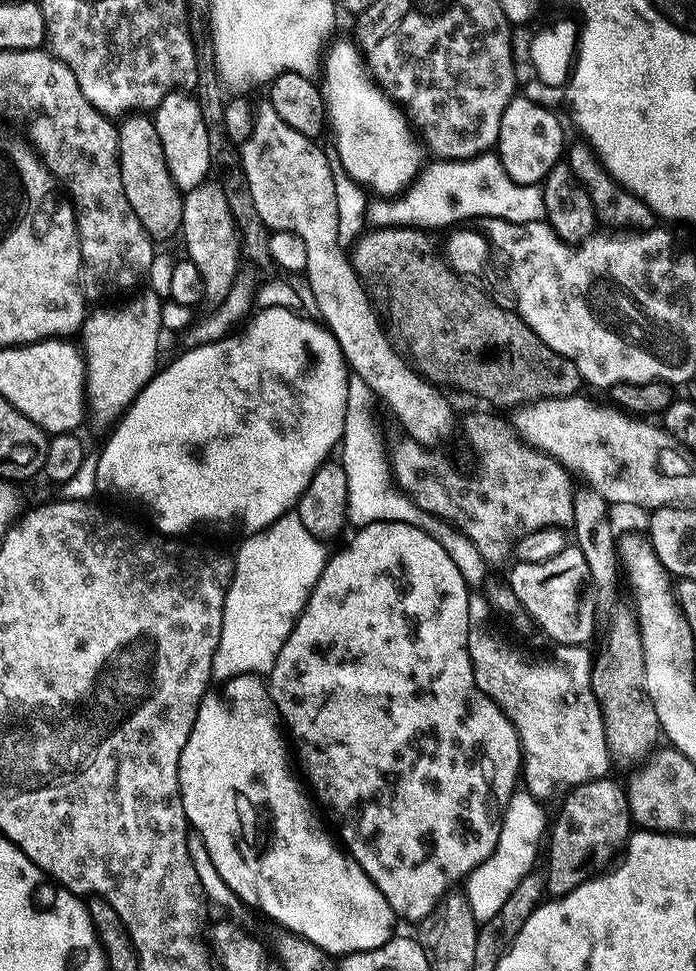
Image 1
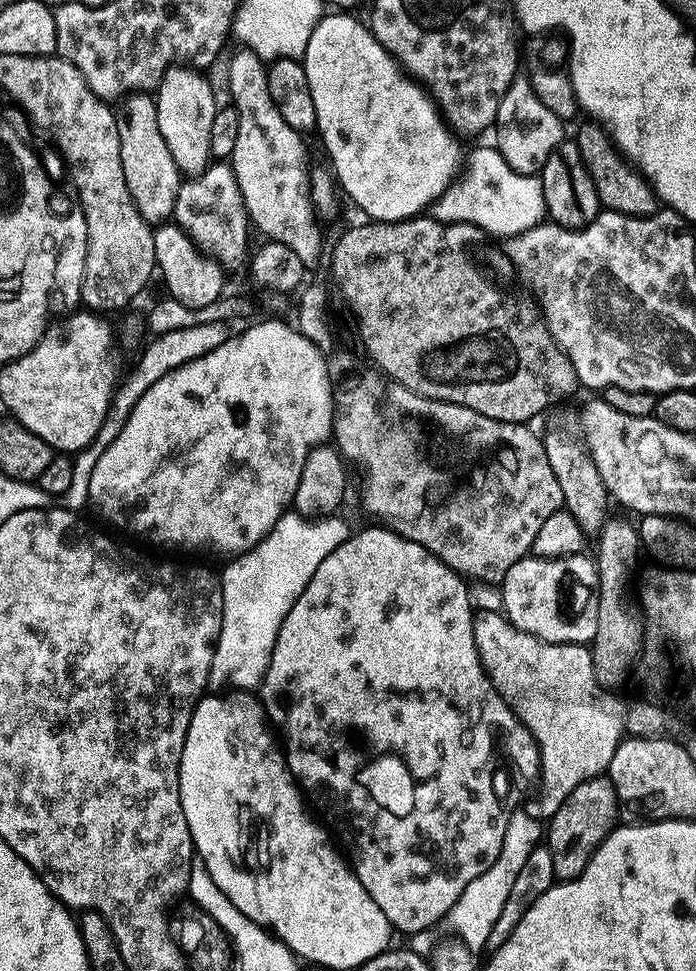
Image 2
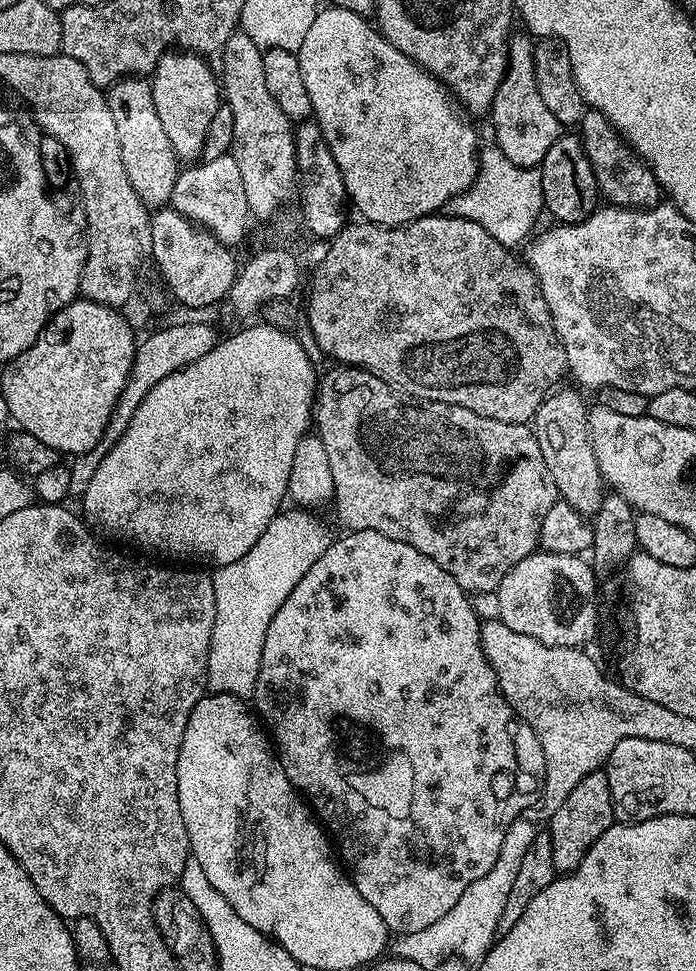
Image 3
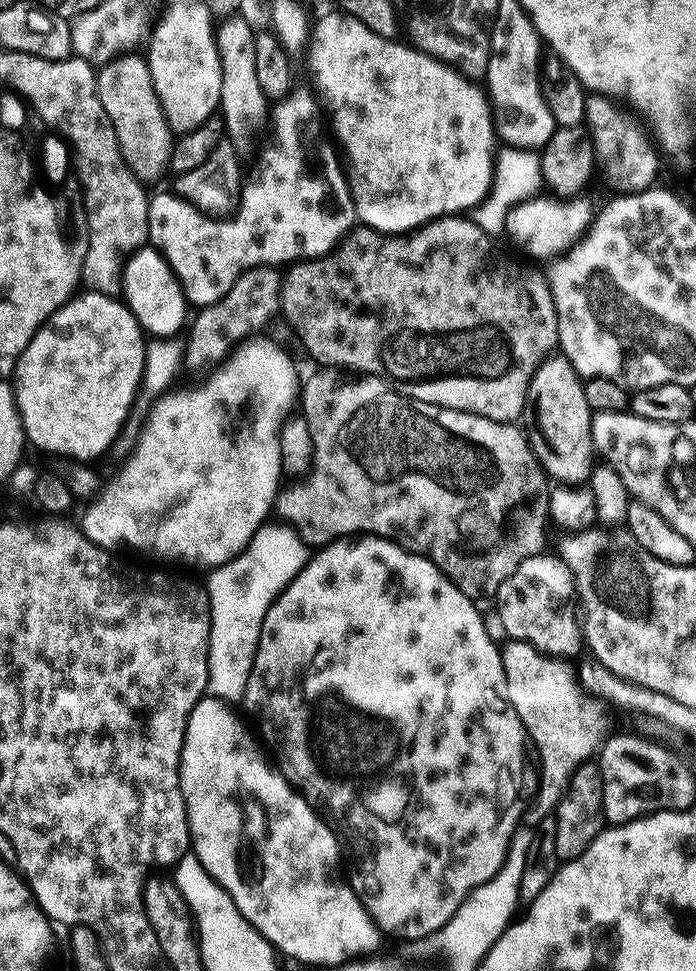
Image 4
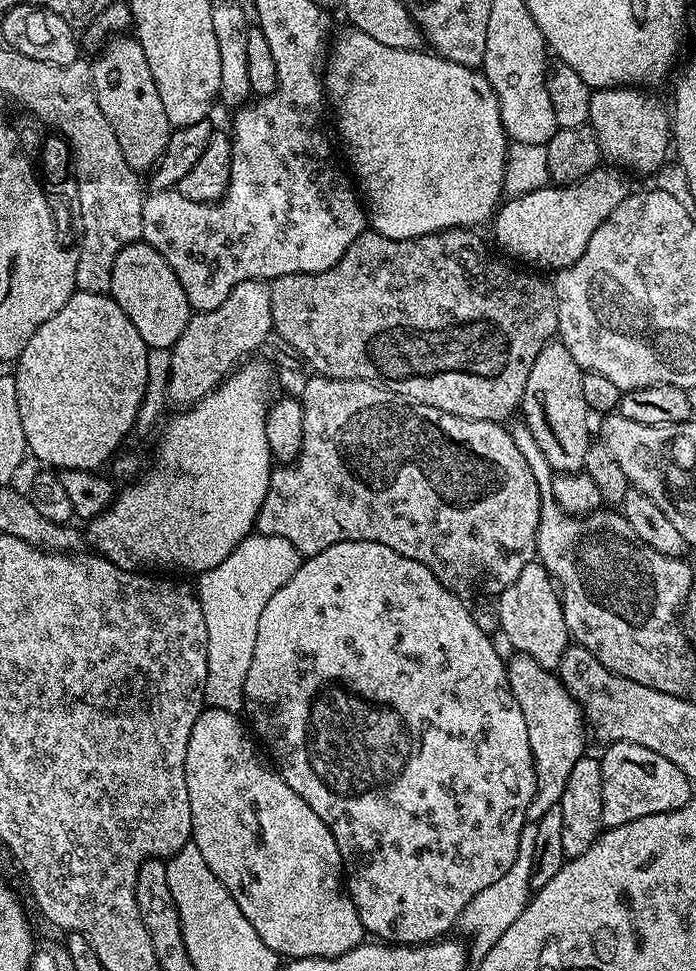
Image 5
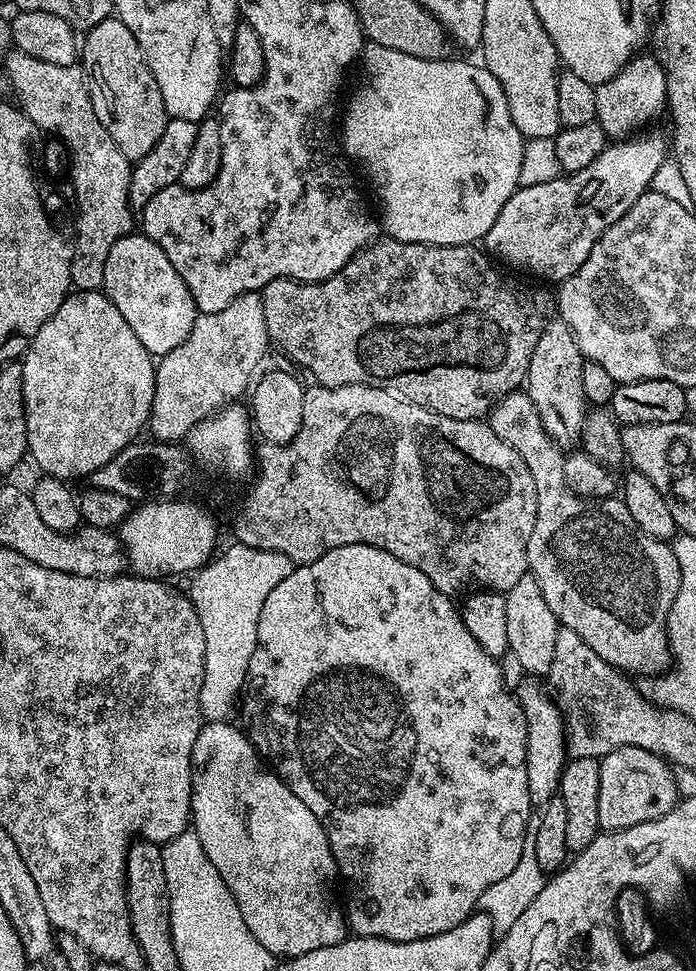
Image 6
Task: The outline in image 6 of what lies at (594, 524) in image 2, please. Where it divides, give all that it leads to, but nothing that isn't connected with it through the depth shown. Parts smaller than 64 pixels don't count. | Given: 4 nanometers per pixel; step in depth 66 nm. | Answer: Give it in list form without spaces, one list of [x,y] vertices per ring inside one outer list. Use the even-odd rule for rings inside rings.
[[[559,318],[549,319],[542,330],[542,338],[538,338],[538,346],[534,346],[534,354],[530,354],[526,391],[534,410],[538,410],[546,434],[561,450],[575,449],[580,442],[586,411],[582,394],[582,366],[585,362],[567,322]]]

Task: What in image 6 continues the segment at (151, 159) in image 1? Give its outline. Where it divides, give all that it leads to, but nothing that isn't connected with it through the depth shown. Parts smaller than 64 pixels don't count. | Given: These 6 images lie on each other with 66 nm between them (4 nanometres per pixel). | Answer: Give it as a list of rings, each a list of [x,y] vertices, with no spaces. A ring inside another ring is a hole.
[[[109,18],[87,29],[82,40],[82,67],[86,73],[88,90],[92,94],[94,114],[106,126],[106,134],[114,138],[114,146],[122,150],[129,162],[146,158],[162,138],[169,115],[162,102],[162,90],[150,74],[150,66],[138,46],[138,38],[126,30],[121,20]]]

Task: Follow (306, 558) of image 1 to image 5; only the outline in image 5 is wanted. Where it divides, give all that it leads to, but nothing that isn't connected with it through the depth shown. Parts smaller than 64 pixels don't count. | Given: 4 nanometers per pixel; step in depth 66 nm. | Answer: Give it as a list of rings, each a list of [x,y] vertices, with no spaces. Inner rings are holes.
[[[250,534],[226,559],[218,562],[209,572],[199,573],[198,595],[202,614],[206,614],[206,638],[208,639],[208,673],[204,687],[204,702],[209,708],[221,708],[239,713],[244,706],[246,670],[250,670],[250,658],[254,658],[254,642],[258,638],[258,618],[266,610],[266,602],[280,589],[302,563],[300,551],[285,536],[261,536]]]

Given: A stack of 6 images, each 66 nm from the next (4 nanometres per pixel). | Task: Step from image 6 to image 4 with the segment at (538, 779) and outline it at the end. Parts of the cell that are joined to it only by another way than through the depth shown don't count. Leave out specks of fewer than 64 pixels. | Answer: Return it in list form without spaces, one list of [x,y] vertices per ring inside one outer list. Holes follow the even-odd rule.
[[[509,639],[508,645],[500,648],[500,658],[504,667],[504,687],[502,689],[508,698],[508,703],[518,714],[518,718],[524,723],[524,731],[527,739],[536,743],[536,752],[540,755],[540,789],[536,792],[536,801],[529,803],[522,813],[522,824],[525,828],[535,829],[542,818],[553,815],[556,804],[562,798],[562,794],[568,789],[570,778],[578,766],[589,763],[599,753],[601,744],[609,735],[608,712],[605,701],[598,696],[592,696],[580,684],[578,672],[571,668],[567,659],[559,656],[548,656],[524,640]]]

